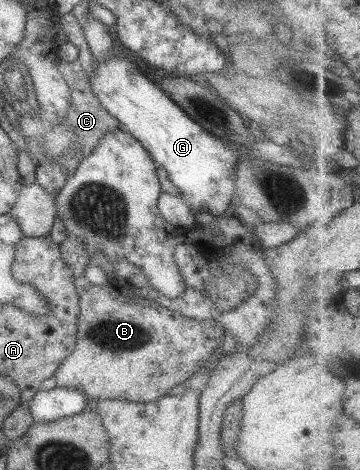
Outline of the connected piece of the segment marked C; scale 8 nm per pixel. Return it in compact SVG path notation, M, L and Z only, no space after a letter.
M56 58L56 67L58 67L58 71L60 71L64 81L69 87L71 105L69 109L66 110L66 114L60 118L60 122L52 124L50 130L44 132L44 142L45 148L50 154L50 158L55 160L61 158L64 149L68 149L70 145L74 145L74 149L80 153L80 156L74 156L74 152L72 152L72 156L64 162L64 167L66 167L66 171L68 171L68 177L72 177L76 165L98 145L98 140L100 140L106 132L121 129L121 126L120 122L112 117L112 115L106 111L105 107L102 107L102 105L98 103L98 100L92 93L92 89L90 89L88 76L77 61L64 62Z

